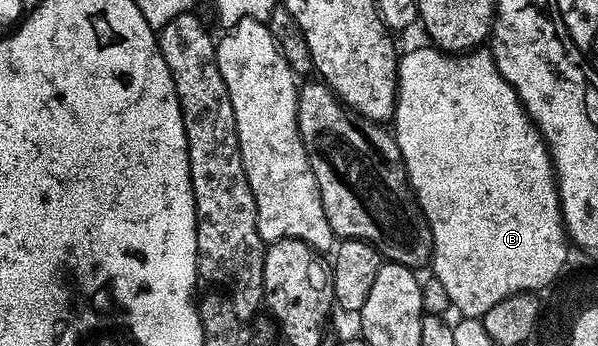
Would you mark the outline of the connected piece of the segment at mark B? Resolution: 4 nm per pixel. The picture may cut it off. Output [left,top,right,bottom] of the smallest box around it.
[393,46,569,318]

